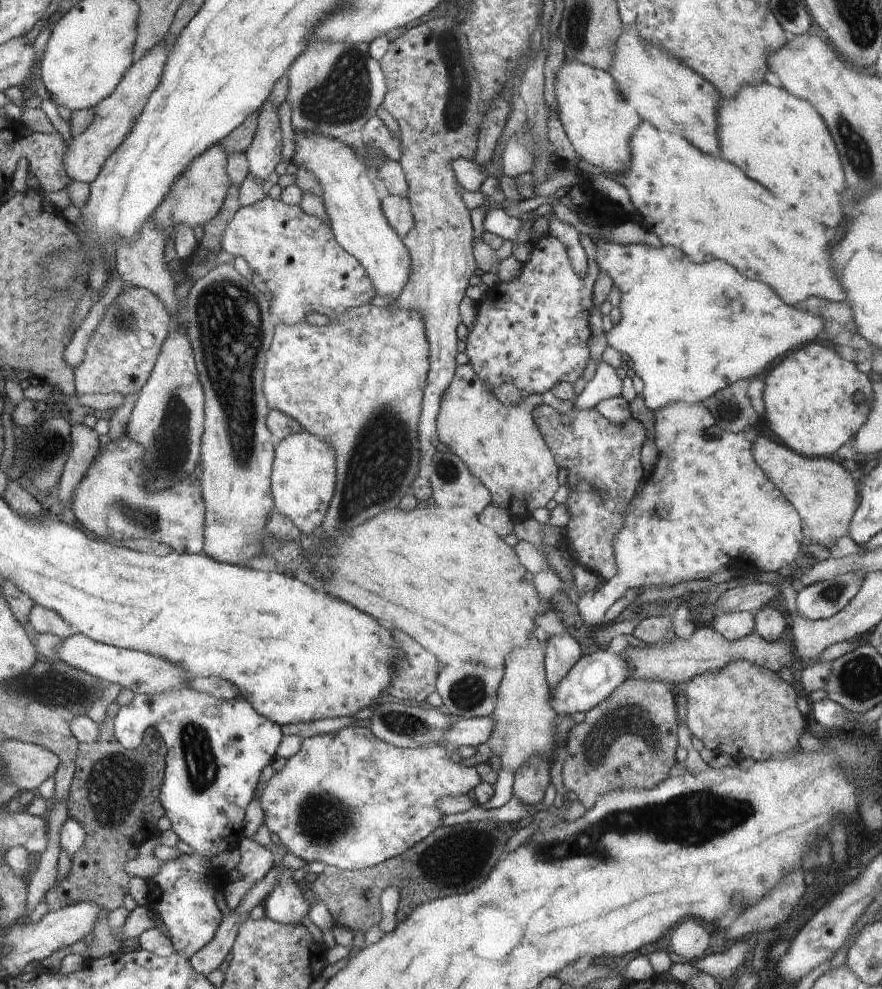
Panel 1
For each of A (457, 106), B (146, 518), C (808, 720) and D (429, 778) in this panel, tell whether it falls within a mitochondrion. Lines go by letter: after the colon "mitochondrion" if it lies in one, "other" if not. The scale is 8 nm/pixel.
A: mitochondrion
B: mitochondrion
C: other
D: other

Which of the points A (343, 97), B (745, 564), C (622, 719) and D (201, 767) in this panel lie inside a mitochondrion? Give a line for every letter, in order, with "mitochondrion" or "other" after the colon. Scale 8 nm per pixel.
A: mitochondrion
B: other
C: mitochondrion
D: mitochondrion

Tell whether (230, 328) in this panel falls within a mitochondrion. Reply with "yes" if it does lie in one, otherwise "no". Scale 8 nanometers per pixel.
yes

